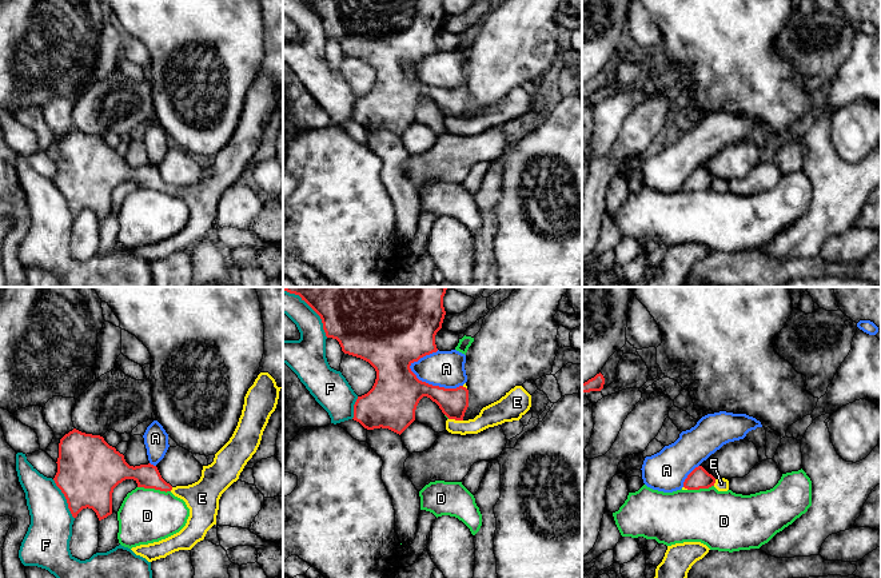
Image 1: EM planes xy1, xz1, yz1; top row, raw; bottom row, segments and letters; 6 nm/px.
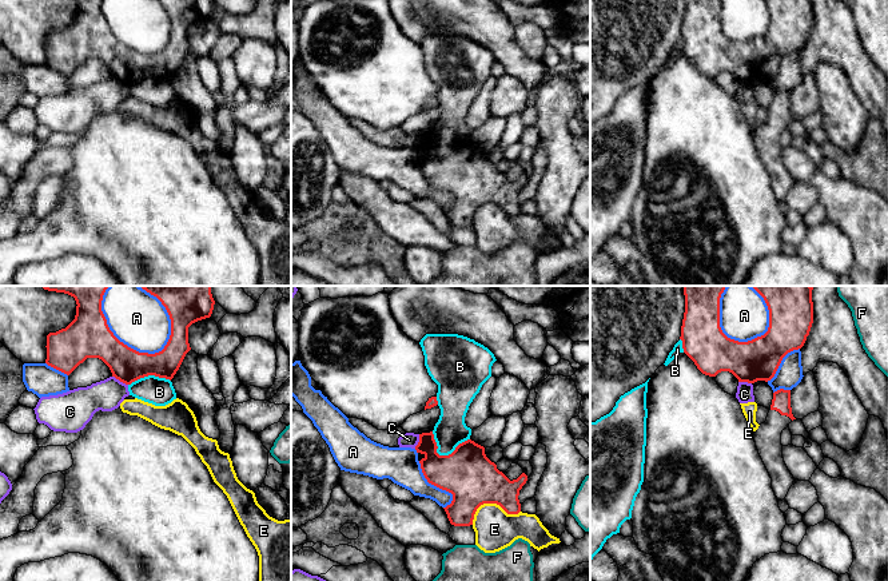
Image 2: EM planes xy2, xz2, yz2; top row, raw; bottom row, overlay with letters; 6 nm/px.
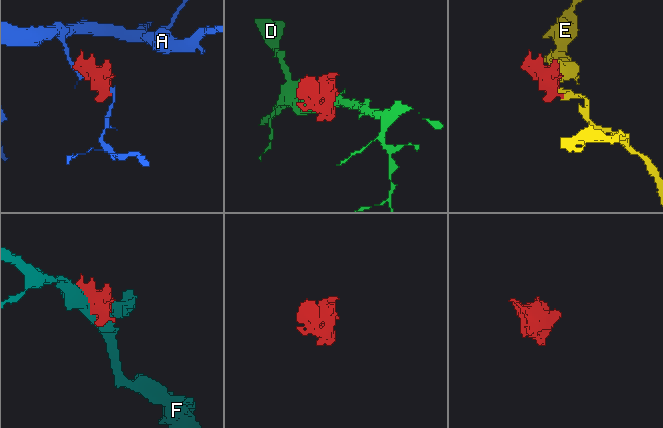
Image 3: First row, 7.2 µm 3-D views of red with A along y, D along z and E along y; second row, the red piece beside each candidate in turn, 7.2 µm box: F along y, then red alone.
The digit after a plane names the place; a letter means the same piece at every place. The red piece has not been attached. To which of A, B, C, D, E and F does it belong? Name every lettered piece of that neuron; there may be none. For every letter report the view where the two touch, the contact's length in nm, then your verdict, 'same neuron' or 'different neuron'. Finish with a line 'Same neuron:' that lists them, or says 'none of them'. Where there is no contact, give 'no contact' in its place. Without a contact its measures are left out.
A: xy2 | 480 nm | different neuron
B: xz2 | 240 nm | different neuron
C: xy2 | 110 nm | different neuron
D: xy1 | 200 nm | different neuron
E: xz2 | 300 nm | same neuron
F: xz1 | 280 nm | different neuron
Same neuron: E

